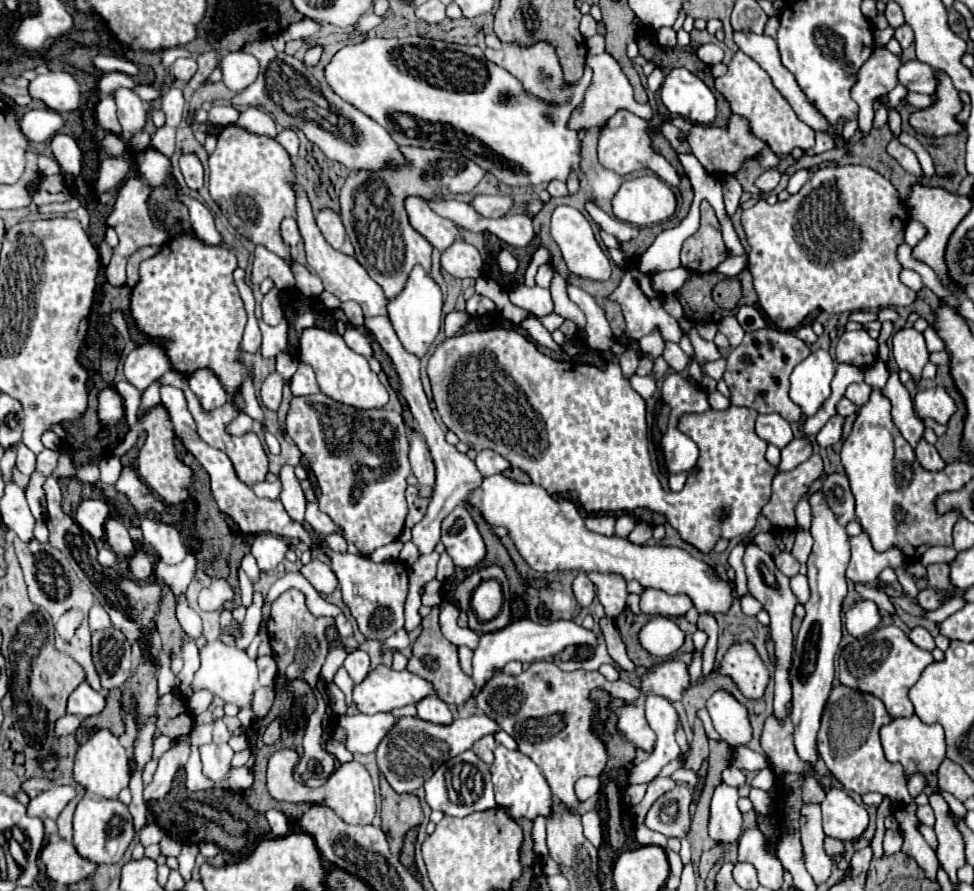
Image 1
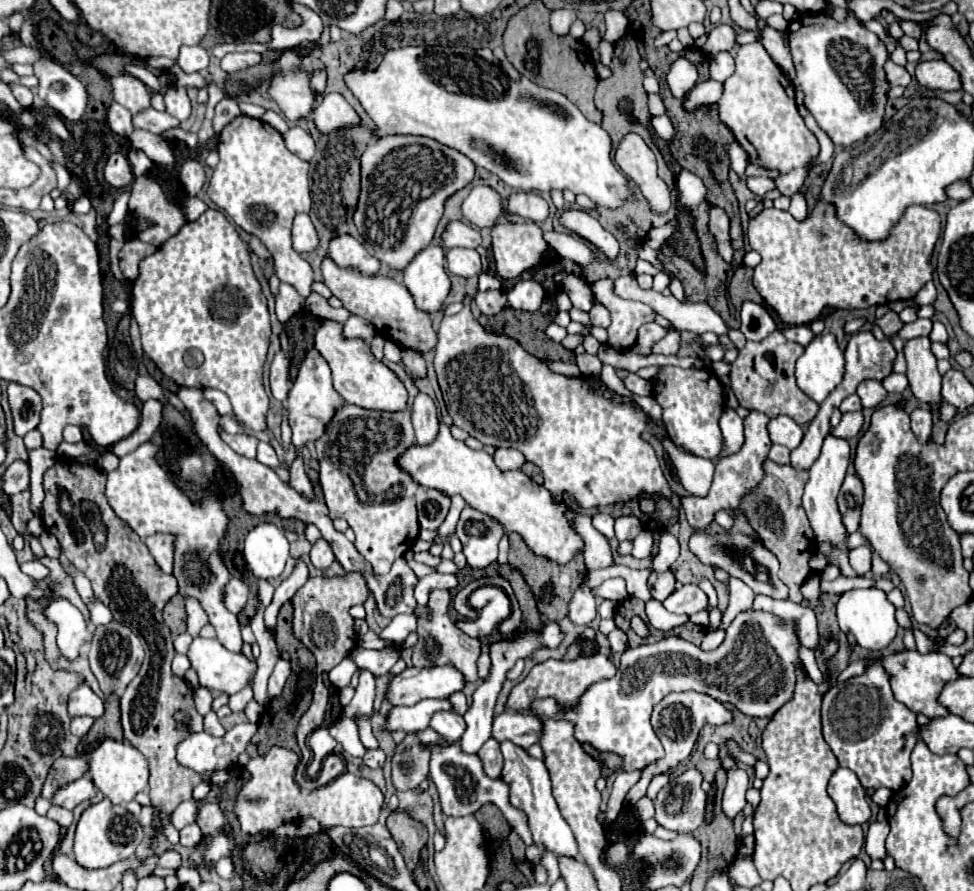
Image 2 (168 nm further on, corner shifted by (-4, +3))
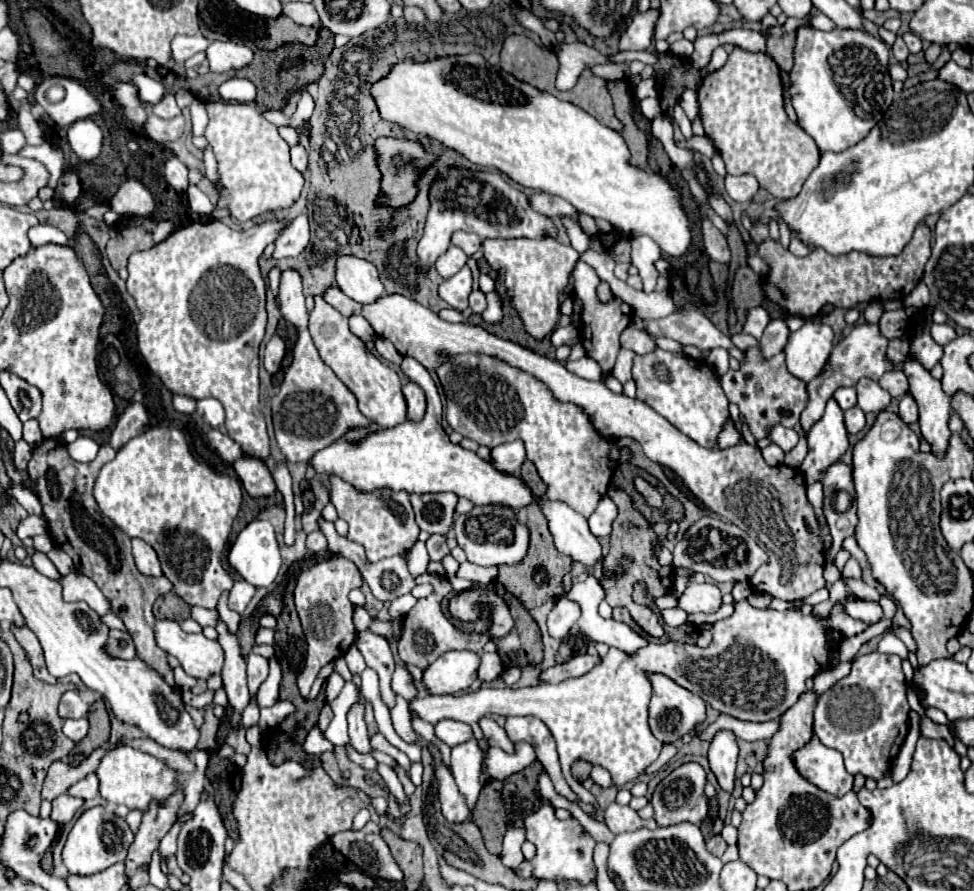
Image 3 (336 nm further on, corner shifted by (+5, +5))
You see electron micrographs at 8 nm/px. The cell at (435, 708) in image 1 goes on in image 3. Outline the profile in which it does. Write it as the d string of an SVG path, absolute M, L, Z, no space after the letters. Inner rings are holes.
M441 720L439 724L435 724L435 734L449 746L457 746L473 738L471 726L457 720Z

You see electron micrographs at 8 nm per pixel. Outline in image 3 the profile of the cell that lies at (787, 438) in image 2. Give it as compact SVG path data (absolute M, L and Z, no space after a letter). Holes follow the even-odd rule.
M775 426L773 432L769 434L769 438L773 440L773 444L781 446L785 452L793 450L797 440L799 440L799 434L793 430L793 428L783 428L783 426Z

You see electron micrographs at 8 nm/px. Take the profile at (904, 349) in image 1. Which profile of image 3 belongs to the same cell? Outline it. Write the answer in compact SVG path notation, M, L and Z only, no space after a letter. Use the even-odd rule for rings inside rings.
M907 358L903 362L903 372L909 378L909 392L919 406L921 436L931 444L935 456L945 456L951 438L951 398L943 392L941 382L937 382L917 360Z

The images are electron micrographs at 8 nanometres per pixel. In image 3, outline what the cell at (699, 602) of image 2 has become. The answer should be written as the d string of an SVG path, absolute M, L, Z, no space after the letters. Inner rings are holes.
M691 582L689 588L685 590L685 594L679 598L679 608L683 608L687 614L693 612L705 612L705 614L713 614L721 608L723 600L721 600L721 592L715 584L697 584Z

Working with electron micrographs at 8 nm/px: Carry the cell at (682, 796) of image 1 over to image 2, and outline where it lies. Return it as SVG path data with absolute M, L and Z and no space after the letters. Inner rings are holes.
M686 770L678 778L672 778L660 792L658 798L654 800L656 806L656 822L666 828L674 830L680 834L694 832L702 822L704 822L704 810L706 810L706 792L700 788L702 776L698 770Z

